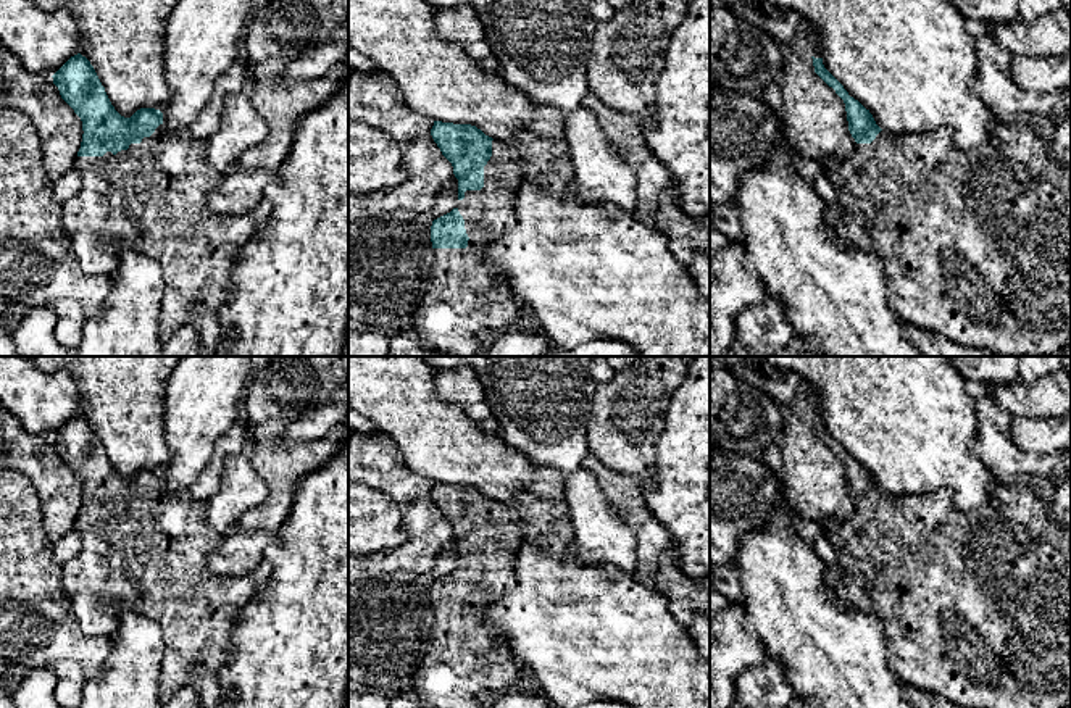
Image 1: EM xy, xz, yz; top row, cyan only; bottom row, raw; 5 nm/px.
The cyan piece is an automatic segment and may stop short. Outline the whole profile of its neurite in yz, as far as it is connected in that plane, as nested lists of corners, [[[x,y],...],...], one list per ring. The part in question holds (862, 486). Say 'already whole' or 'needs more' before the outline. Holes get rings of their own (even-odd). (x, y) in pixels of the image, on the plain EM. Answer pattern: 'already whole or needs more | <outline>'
needs more | [[[813,419],[815,434],[844,461],[848,492],[856,506],[847,519],[827,519],[823,524],[826,545],[836,552],[844,577],[834,593],[844,610],[871,613],[884,626],[887,661],[902,685],[929,690],[963,708],[1071,708],[1071,531],[1063,526],[1027,482],[997,476],[992,498],[981,508],[963,513],[953,508],[948,492],[926,495],[889,495],[874,482],[869,471],[848,456],[844,447],[824,429],[823,419]]]

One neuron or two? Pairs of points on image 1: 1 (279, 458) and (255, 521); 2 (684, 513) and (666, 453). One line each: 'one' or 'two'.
1: one
2: one

